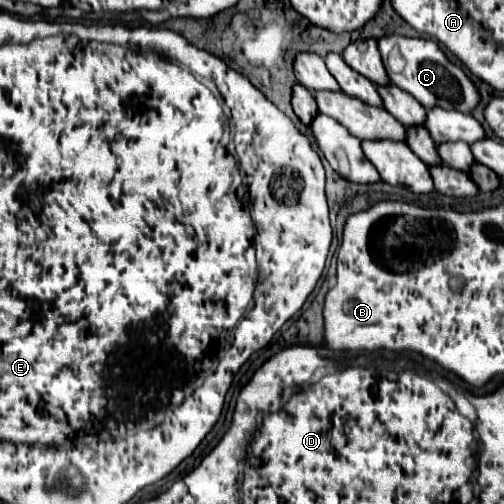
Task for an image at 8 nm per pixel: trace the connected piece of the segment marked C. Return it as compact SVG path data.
M382 36L378 40L378 50L382 56L382 62L386 62L392 48L398 48L400 54L406 60L406 66L402 72L388 72L390 82L398 88L410 92L424 108L442 106L442 108L454 108L460 112L470 112L478 104L478 92L470 78L462 72L462 68L448 62L444 52L438 48L436 42L424 40L424 38L408 38L408 36Z

